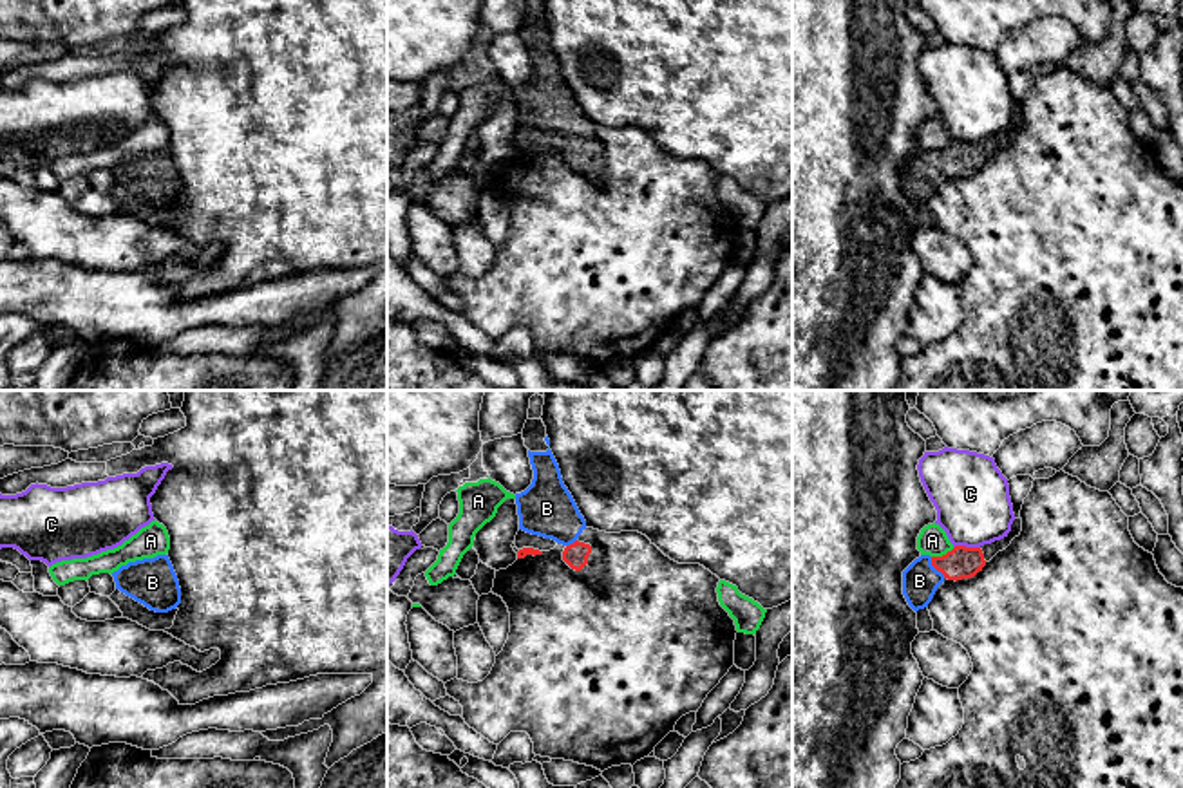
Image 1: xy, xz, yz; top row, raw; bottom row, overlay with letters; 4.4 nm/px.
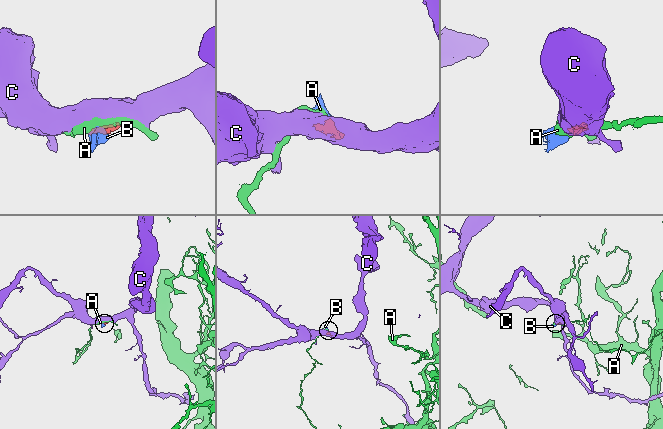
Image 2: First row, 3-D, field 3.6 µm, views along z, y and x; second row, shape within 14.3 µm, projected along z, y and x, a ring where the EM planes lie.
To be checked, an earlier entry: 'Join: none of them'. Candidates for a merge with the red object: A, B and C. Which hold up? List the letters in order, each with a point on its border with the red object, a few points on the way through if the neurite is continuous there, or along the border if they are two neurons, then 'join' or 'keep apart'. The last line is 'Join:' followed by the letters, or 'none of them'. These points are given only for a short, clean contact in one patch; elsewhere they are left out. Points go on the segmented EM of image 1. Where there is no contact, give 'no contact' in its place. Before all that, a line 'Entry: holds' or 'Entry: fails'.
Entry: fails
A: yz (943, 555) | along yz (954, 548), (932, 557) | keep apart
B: yz (936, 568) | across yz (961, 562), (936, 568), (919, 581) | join
C: yz (965, 546) | along yz (979, 546), (954, 548) | keep apart
Join: B

